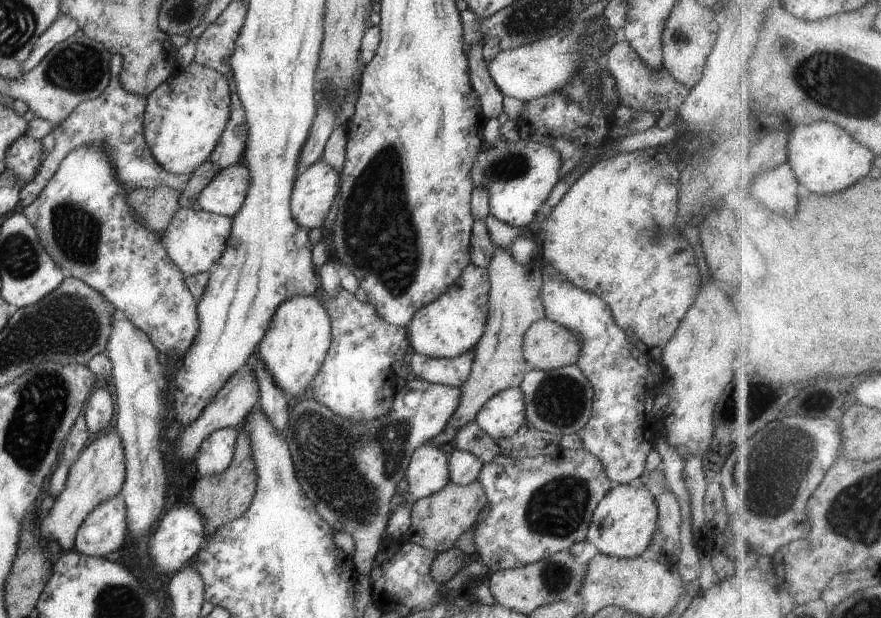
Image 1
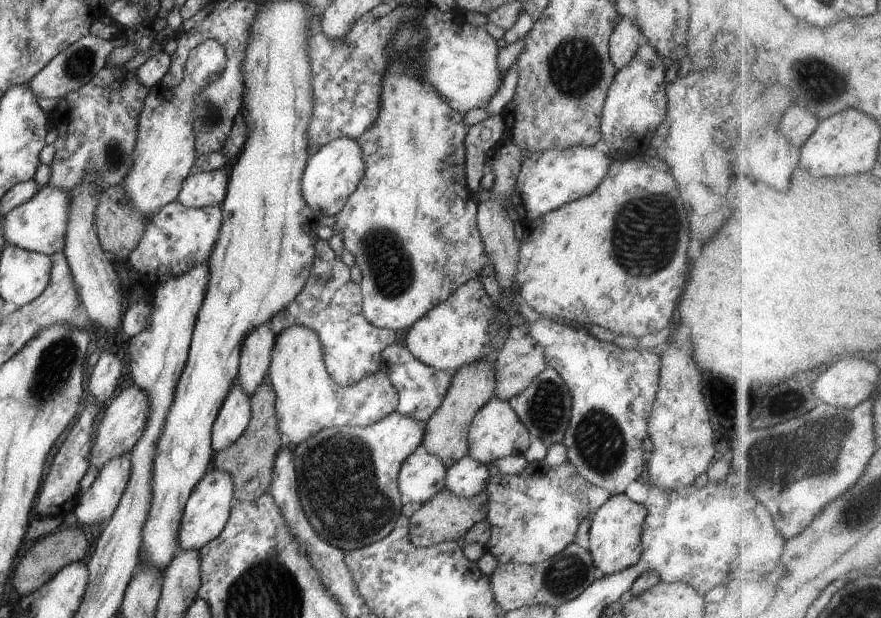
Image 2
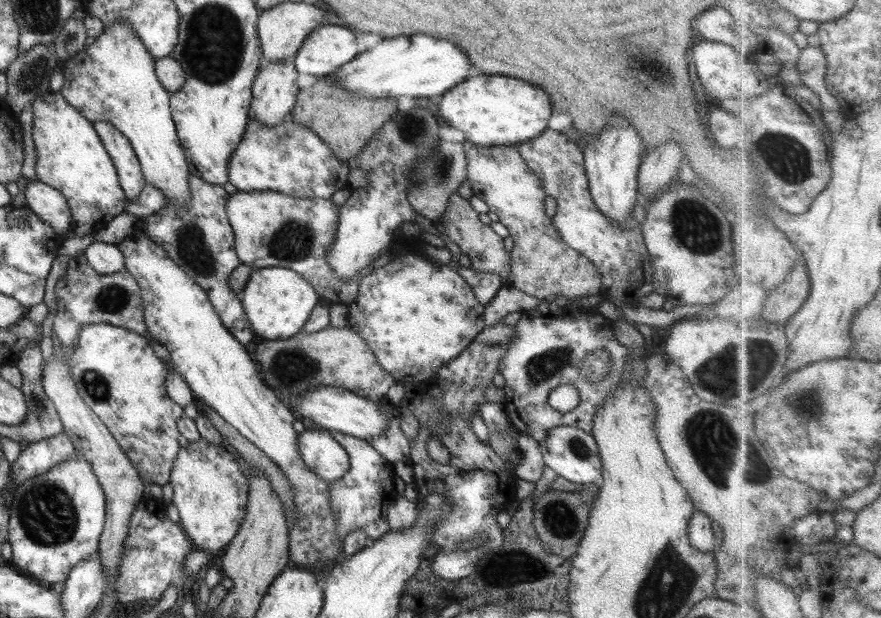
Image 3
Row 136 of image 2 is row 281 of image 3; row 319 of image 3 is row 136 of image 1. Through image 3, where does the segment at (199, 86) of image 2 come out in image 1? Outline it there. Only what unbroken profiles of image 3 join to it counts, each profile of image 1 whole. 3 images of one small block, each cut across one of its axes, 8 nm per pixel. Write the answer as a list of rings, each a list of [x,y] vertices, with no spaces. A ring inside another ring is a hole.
[[[192,61],[188,66],[177,69],[156,90],[147,96],[146,110],[144,113],[144,138],[154,160],[166,172],[176,175],[191,175],[198,166],[208,161],[216,144],[220,142],[222,132],[230,120],[231,100],[230,82],[224,74],[206,66],[200,66]]]

